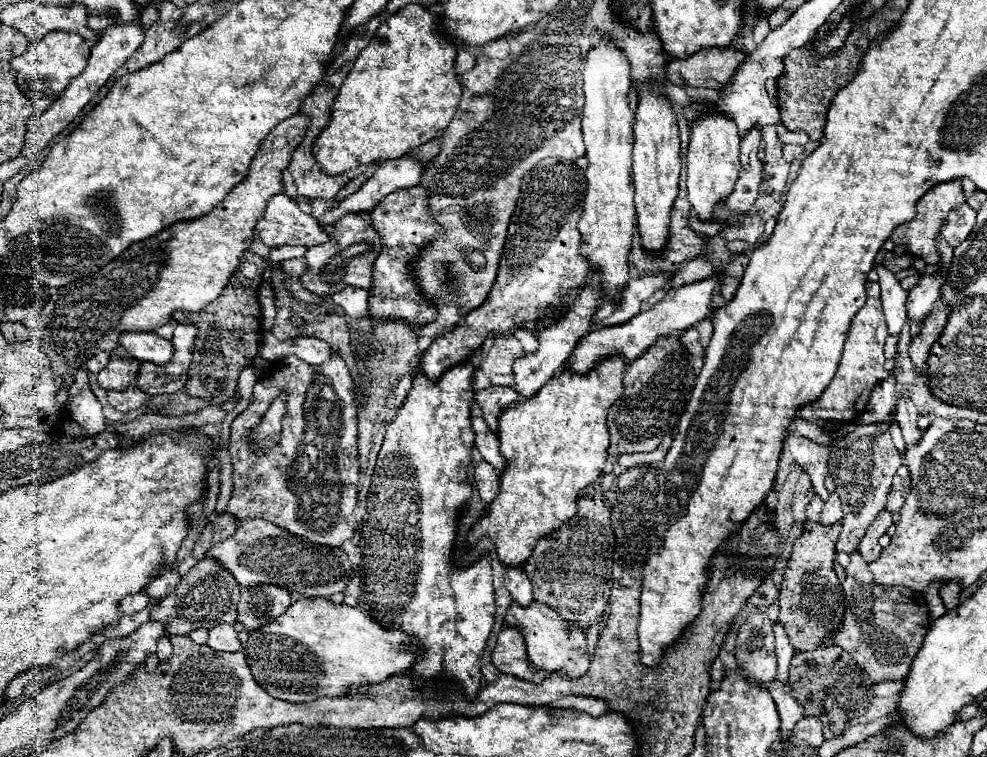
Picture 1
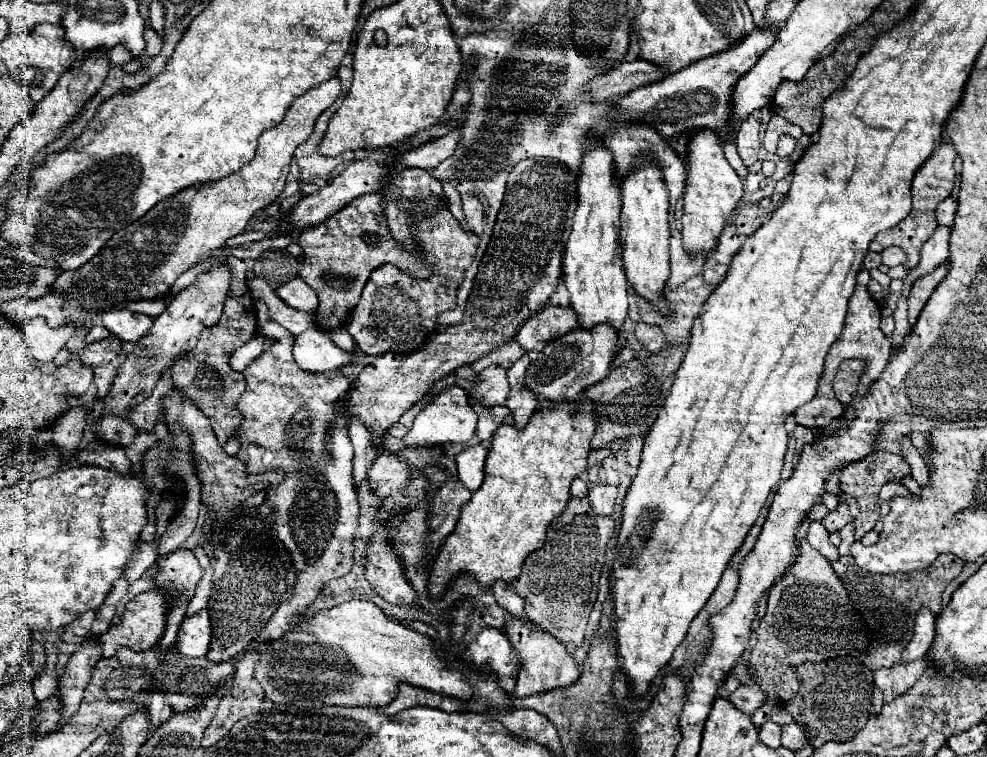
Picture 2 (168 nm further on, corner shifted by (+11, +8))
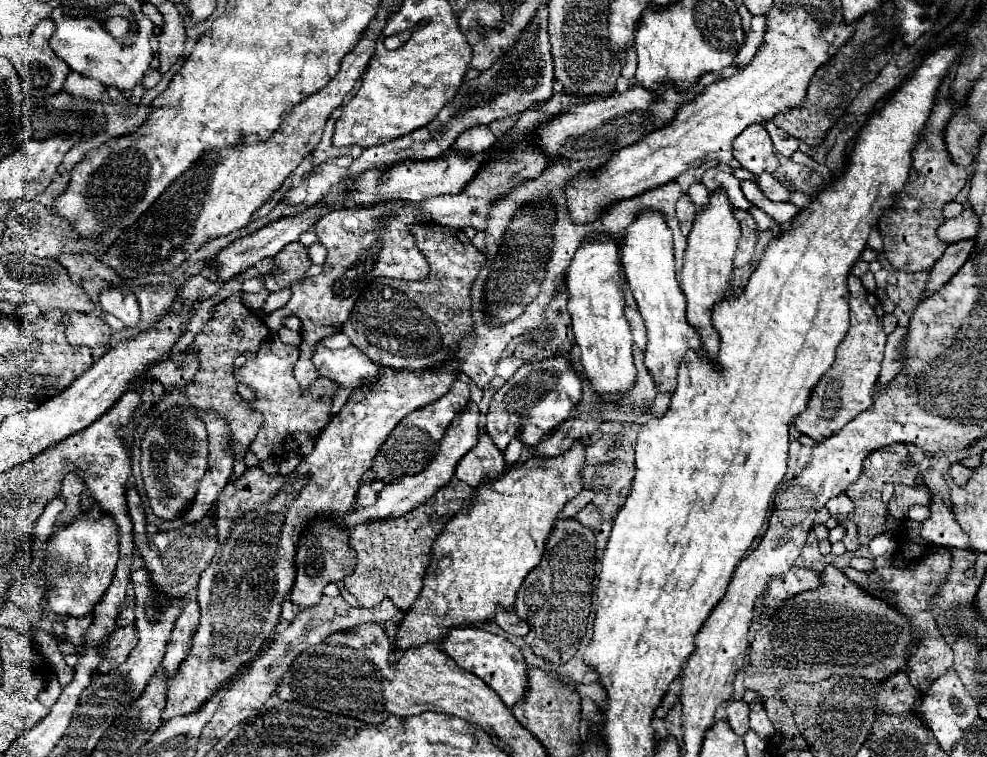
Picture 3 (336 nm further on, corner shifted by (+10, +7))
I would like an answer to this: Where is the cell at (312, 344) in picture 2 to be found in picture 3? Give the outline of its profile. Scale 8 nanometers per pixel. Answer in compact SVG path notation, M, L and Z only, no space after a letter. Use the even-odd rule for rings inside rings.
M318 344L312 360L324 378L342 386L362 386L380 378L380 366L354 346L330 350Z

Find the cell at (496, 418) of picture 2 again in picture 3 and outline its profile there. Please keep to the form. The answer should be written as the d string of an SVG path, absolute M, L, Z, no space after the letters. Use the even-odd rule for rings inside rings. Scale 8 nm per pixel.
M554 356L542 362L528 362L492 396L486 414L486 432L500 450L504 450L512 438L520 438L524 446L536 446L544 436L552 434L570 412L576 412L580 398L582 382L566 358Z

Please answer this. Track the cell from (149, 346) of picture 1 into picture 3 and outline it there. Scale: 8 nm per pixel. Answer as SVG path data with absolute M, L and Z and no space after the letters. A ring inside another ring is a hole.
M108 288L108 290L100 292L98 302L104 312L114 314L116 318L124 320L126 326L136 326L136 322L140 320L140 306L138 306L136 296L132 292Z

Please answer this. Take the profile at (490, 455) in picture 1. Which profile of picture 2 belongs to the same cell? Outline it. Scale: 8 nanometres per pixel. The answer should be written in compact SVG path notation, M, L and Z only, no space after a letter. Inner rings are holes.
M449 387L441 391L417 417L409 433L403 437L405 445L443 445L443 443L465 443L469 445L477 435L477 415L467 401L467 391L461 387Z

